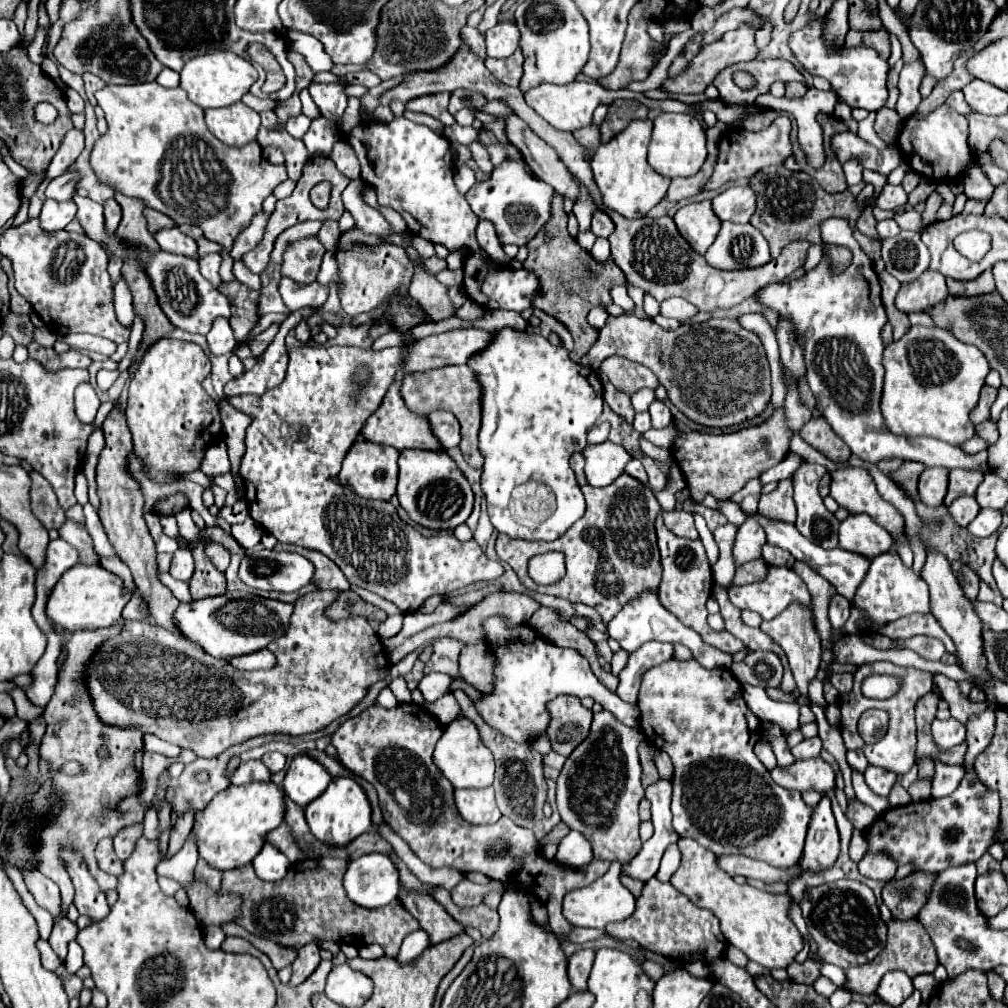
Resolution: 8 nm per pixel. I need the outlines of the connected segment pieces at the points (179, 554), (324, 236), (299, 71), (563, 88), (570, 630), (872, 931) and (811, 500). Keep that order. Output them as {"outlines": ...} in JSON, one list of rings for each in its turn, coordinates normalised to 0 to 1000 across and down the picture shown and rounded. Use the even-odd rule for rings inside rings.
{"outlines":[[[[177,545],[171,553],[171,563],[169,563],[169,570],[173,574],[179,576],[188,576],[192,568],[192,555],[190,555],[190,547],[188,545]]],[[[323,217],[317,231],[315,231],[315,237],[317,241],[321,243],[323,249],[331,249],[333,247],[333,241],[335,241],[335,235],[337,235],[337,227],[335,227],[335,221],[329,219],[329,217]]],[[[286,55],[286,59],[288,59],[288,63],[290,63],[292,68],[294,68],[294,86],[296,86],[294,92],[298,92],[300,88],[304,88],[304,86],[308,84],[312,72],[308,70],[308,66],[304,64],[304,61],[302,61],[300,55]]],[[[567,80],[562,84],[550,84],[550,82],[538,82],[530,88],[526,88],[520,98],[522,102],[536,114],[540,116],[548,126],[556,128],[556,130],[571,130],[577,126],[583,126],[587,122],[587,112],[593,104],[605,104],[607,100],[611,100],[613,96],[621,96],[621,98],[629,98],[629,92],[623,88],[617,90],[601,90],[599,86],[595,86],[589,80]]],[[[536,602],[528,612],[526,612],[526,622],[530,622],[538,632],[546,634],[550,640],[556,640],[556,642],[569,642],[573,644],[585,658],[589,670],[593,672],[593,676],[603,682],[605,686],[611,686],[613,682],[613,674],[607,670],[607,668],[601,668],[597,666],[595,658],[593,658],[593,652],[591,652],[591,646],[589,646],[589,638],[581,632],[581,628],[573,626],[567,618],[563,616],[558,616],[554,612],[552,606],[544,604],[544,602]]],[[[833,872],[829,876],[815,876],[813,880],[808,880],[798,886],[794,900],[796,900],[796,906],[800,912],[802,926],[806,928],[806,932],[812,938],[813,953],[802,949],[798,955],[790,955],[790,953],[784,955],[780,963],[782,963],[784,971],[790,975],[806,977],[813,969],[815,955],[825,955],[835,961],[861,955],[879,938],[879,916],[873,912],[867,884],[853,874]],[[808,886],[812,886],[812,888],[808,890]],[[841,938],[847,938],[847,941]]],[[[798,459],[786,473],[788,473],[788,497],[792,503],[790,525],[812,539],[813,543],[827,545],[831,543],[831,523],[833,517],[823,509],[815,493],[812,491],[812,477],[821,469],[817,461],[812,459]]]]}

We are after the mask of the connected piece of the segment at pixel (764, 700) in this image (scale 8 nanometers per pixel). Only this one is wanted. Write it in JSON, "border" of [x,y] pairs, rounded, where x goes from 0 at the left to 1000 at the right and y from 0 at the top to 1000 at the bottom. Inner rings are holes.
{"border":[[[738,680],[738,693],[748,703],[748,707],[756,715],[766,715],[770,717],[778,729],[788,725],[792,721],[792,697],[778,697],[778,695],[768,695],[760,689],[758,684]]]}

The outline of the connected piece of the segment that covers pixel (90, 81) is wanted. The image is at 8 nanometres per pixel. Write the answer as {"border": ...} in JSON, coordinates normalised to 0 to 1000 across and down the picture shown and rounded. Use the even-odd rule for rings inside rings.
{"border":[[[89,71],[83,72],[81,77],[83,80],[85,94],[87,94],[87,100],[90,104],[95,106],[94,92],[97,90],[97,88],[101,88],[101,86],[103,86],[105,83],[103,80],[101,80],[101,78],[95,74],[91,74]]]}

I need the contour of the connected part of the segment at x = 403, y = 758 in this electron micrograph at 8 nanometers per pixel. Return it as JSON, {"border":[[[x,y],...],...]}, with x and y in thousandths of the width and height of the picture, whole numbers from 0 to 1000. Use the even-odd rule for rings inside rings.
{"border":[[[397,697],[391,703],[381,703],[377,699],[369,699],[367,703],[359,705],[355,711],[341,715],[335,725],[329,729],[329,739],[335,743],[335,753],[347,761],[347,765],[351,765],[353,769],[357,769],[359,773],[363,773],[365,777],[369,777],[375,785],[375,793],[377,793],[377,803],[379,809],[383,813],[383,816],[407,838],[407,842],[427,860],[448,860],[456,866],[466,866],[466,864],[476,864],[480,868],[484,868],[486,872],[492,874],[512,874],[514,878],[522,880],[524,884],[530,882],[530,890],[534,890],[538,896],[544,898],[544,918],[548,922],[550,928],[565,928],[565,924],[569,920],[565,920],[565,916],[562,916],[562,910],[558,908],[558,892],[563,884],[569,882],[577,882],[581,878],[585,878],[587,874],[591,874],[593,870],[597,870],[605,856],[601,854],[589,854],[581,860],[581,864],[571,864],[571,862],[563,862],[563,860],[556,860],[550,858],[548,854],[542,854],[536,846],[532,848],[532,830],[526,822],[522,820],[512,820],[512,816],[508,813],[496,811],[496,814],[492,814],[490,818],[466,818],[462,816],[456,807],[452,805],[450,799],[450,781],[446,779],[446,775],[438,769],[438,765],[435,765],[435,761],[431,759],[429,747],[431,741],[435,737],[435,733],[438,731],[440,721],[417,699],[413,697]],[[391,785],[407,785],[409,789],[409,799],[405,805],[399,805],[399,797],[393,795]],[[512,850],[518,850],[522,854],[522,858],[518,858],[512,866],[510,872],[506,872],[508,866],[508,856]],[[526,872],[534,872],[534,880],[524,880]]]}

